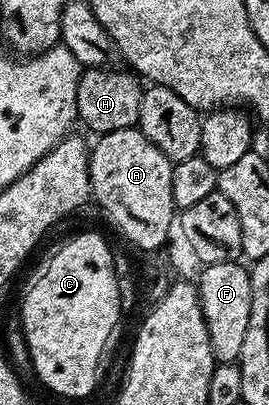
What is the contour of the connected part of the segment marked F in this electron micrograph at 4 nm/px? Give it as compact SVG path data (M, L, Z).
M240 262L211 263L200 268L201 279L196 280L197 296L201 298L203 317L207 325L207 333L211 341L213 357L217 363L237 363L241 357L243 340L247 338L247 325L251 321L251 281L250 272L241 268Z

